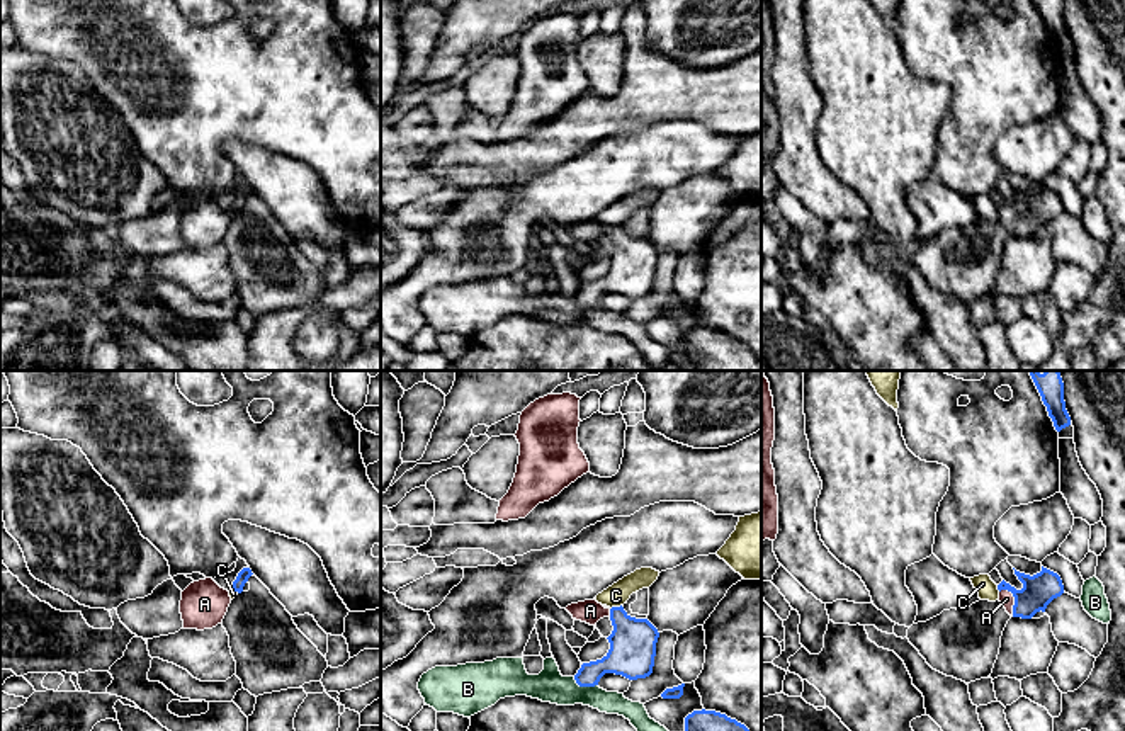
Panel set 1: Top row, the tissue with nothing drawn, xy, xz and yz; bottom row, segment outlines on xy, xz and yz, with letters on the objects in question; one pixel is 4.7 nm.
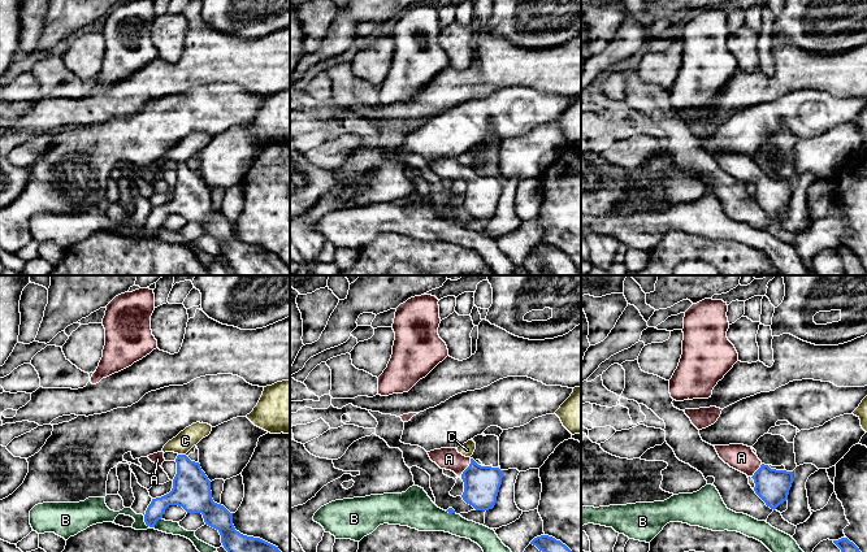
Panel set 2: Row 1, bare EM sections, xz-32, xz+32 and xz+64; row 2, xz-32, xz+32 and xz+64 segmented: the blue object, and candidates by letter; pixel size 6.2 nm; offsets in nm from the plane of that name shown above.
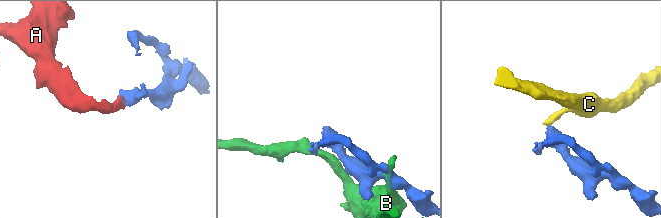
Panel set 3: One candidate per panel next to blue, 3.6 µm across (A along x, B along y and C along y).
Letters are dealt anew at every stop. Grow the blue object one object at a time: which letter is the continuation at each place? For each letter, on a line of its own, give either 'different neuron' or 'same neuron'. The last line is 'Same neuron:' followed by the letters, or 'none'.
A: same neuron
B: different neuron
C: different neuron
Same neuron: A

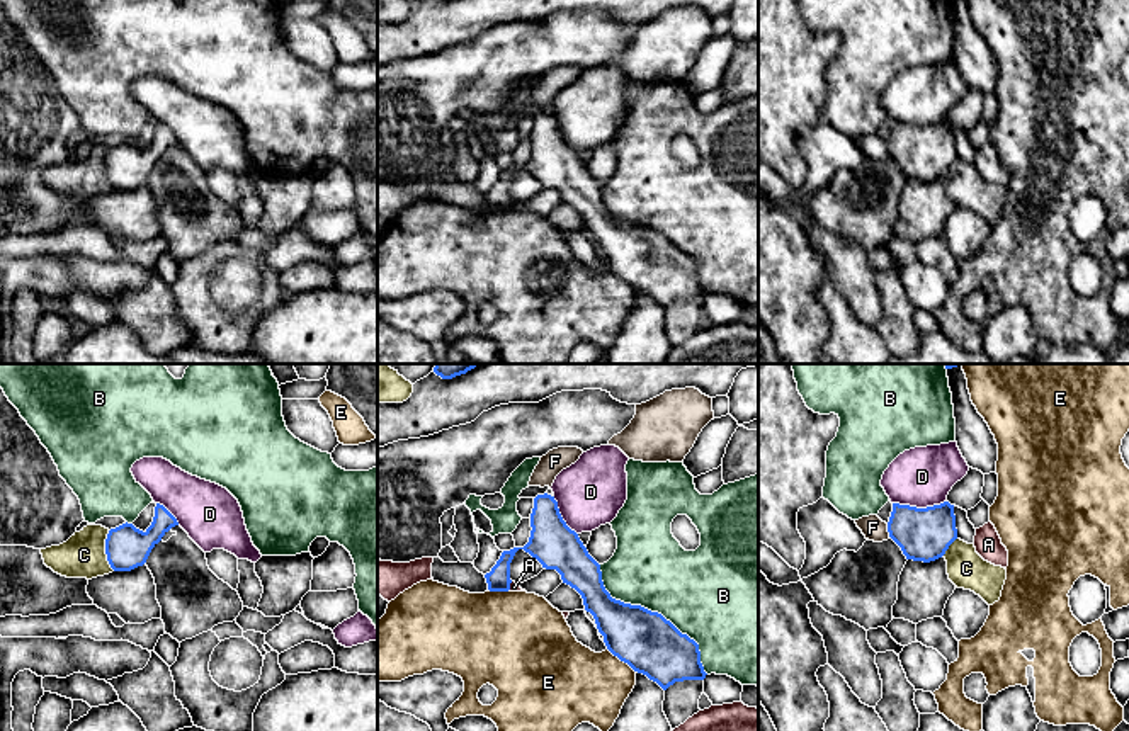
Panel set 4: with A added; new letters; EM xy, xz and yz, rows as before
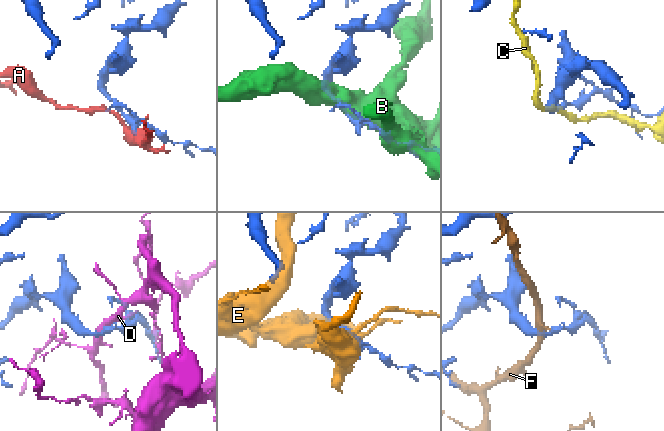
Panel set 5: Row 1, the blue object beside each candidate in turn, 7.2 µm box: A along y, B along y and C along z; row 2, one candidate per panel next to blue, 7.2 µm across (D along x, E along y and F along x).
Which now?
A: different neuron
B: different neuron
C: different neuron
D: different neuron
E: different neuron
F: different neuron
Same neuron: none

